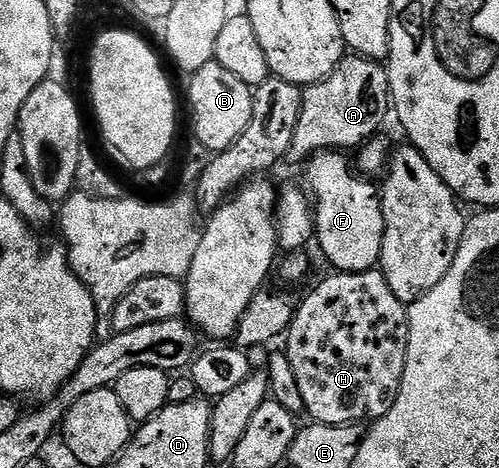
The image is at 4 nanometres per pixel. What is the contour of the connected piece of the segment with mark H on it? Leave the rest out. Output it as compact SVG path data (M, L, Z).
M378 269L357 272L356 274L332 273L332 278L327 278L304 302L298 303L295 318L285 335L285 351L293 366L293 373L297 378L298 390L301 391L301 398L304 400L304 408L311 422L320 422L330 426L340 426L350 422L370 424L375 419L385 416L389 408L397 400L397 392L401 388L401 376L405 376L405 356L409 348L409 320L407 319L407 306L397 296L393 296L393 288L389 288L389 280Z

